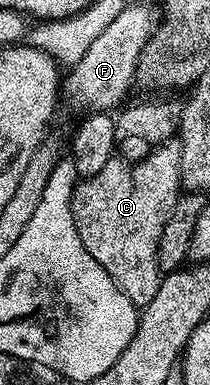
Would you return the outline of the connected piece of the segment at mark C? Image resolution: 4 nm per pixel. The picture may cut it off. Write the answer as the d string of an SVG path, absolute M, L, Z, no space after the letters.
M167 142L158 145L153 152L150 152L142 160L133 162L125 158L112 158L104 166L104 170L100 170L96 174L85 177L81 182L74 186L74 197L72 198L72 218L76 222L76 234L80 234L80 242L84 242L84 250L88 250L88 254L92 254L92 258L96 258L96 262L100 262L100 266L104 266L104 270L112 278L112 282L116 282L116 286L122 293L131 300L135 306L145 306L152 302L152 298L156 298L156 290L160 290L160 282L163 273L158 266L158 247L160 246L160 238L164 230L164 222L168 219L174 210L174 203L178 201L180 189L182 188L182 179L180 178L180 144L177 142Z

